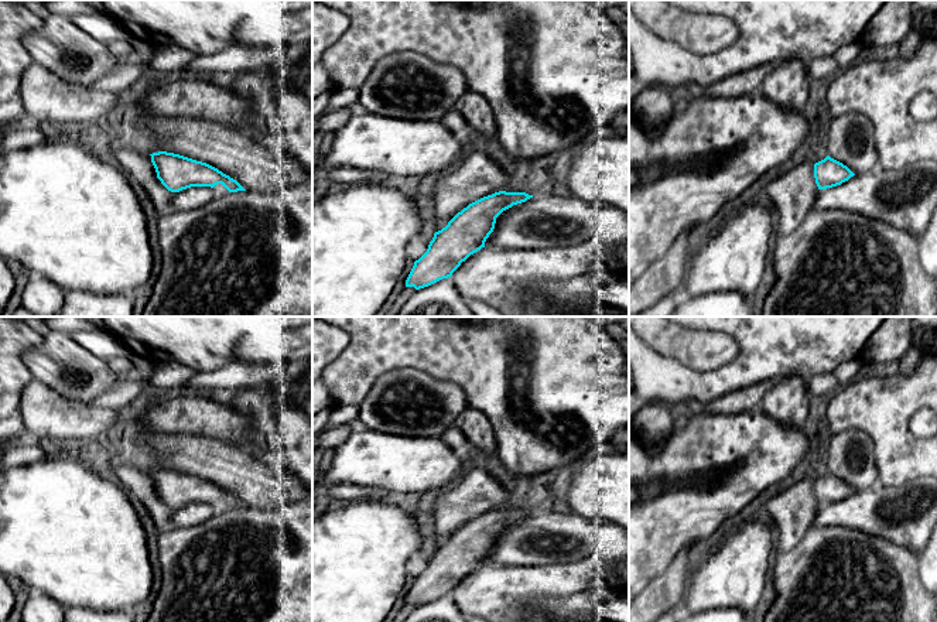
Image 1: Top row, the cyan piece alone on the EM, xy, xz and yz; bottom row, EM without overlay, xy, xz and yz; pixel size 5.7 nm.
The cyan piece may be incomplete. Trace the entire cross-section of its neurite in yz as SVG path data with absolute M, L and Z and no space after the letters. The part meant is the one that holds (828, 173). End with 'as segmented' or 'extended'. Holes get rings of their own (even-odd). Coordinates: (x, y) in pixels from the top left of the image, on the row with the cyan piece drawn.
M856 112L832 119L827 144L828 156L814 164L818 189L827 189L862 172L871 172L878 163L872 122Z; extended

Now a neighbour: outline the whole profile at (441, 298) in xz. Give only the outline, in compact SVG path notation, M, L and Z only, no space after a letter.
M451 277L416 290L396 317L475 317Z

